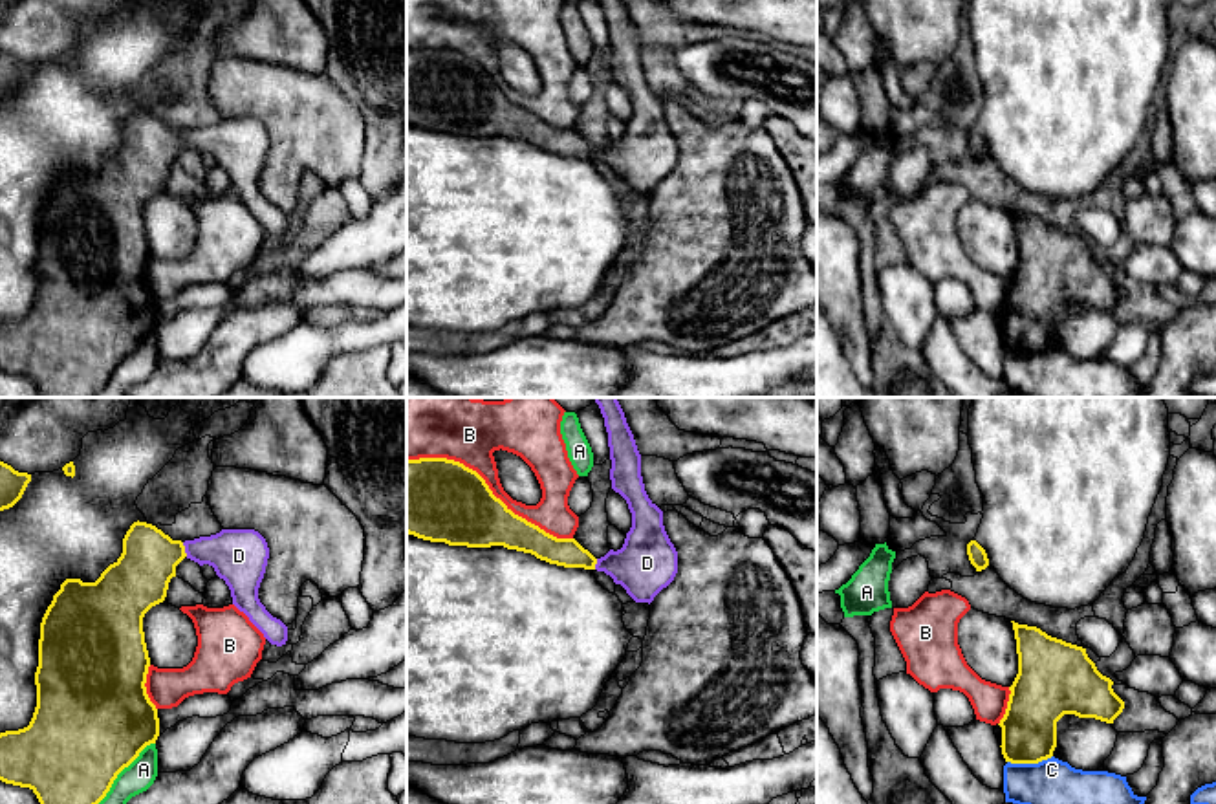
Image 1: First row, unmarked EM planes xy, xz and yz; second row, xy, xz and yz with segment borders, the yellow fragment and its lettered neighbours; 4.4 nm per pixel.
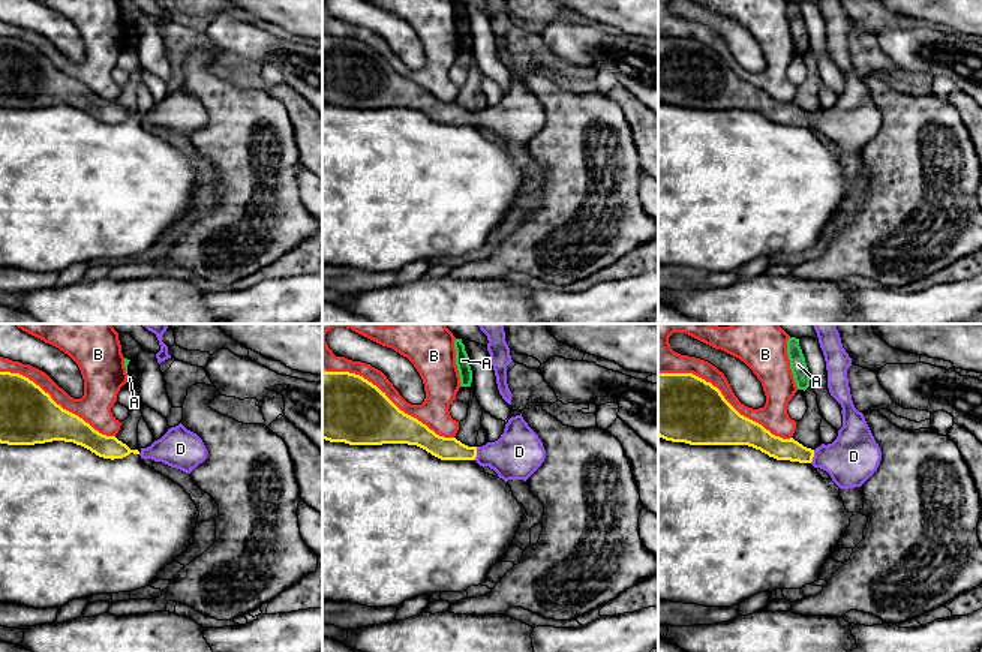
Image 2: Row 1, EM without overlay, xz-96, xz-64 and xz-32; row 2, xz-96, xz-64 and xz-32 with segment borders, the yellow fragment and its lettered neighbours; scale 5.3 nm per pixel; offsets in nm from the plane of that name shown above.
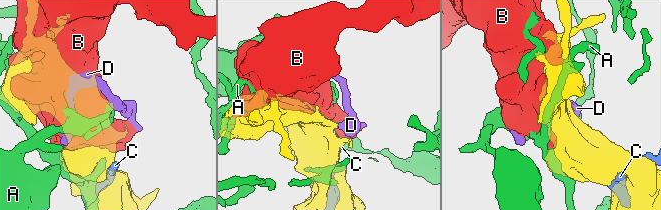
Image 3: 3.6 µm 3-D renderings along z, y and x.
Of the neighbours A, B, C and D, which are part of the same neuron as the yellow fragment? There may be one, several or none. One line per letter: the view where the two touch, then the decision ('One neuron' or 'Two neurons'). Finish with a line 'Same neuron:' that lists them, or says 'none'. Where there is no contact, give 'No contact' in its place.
A: Touches yellow in xy. Two neurons
B: Touches yellow in xz. Two neurons
C: Touches yellow in yz. Two neurons
D: Touches yellow in xy. One neuron
Same neuron: D

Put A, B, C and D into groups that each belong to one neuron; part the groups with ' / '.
A / B / C / D

